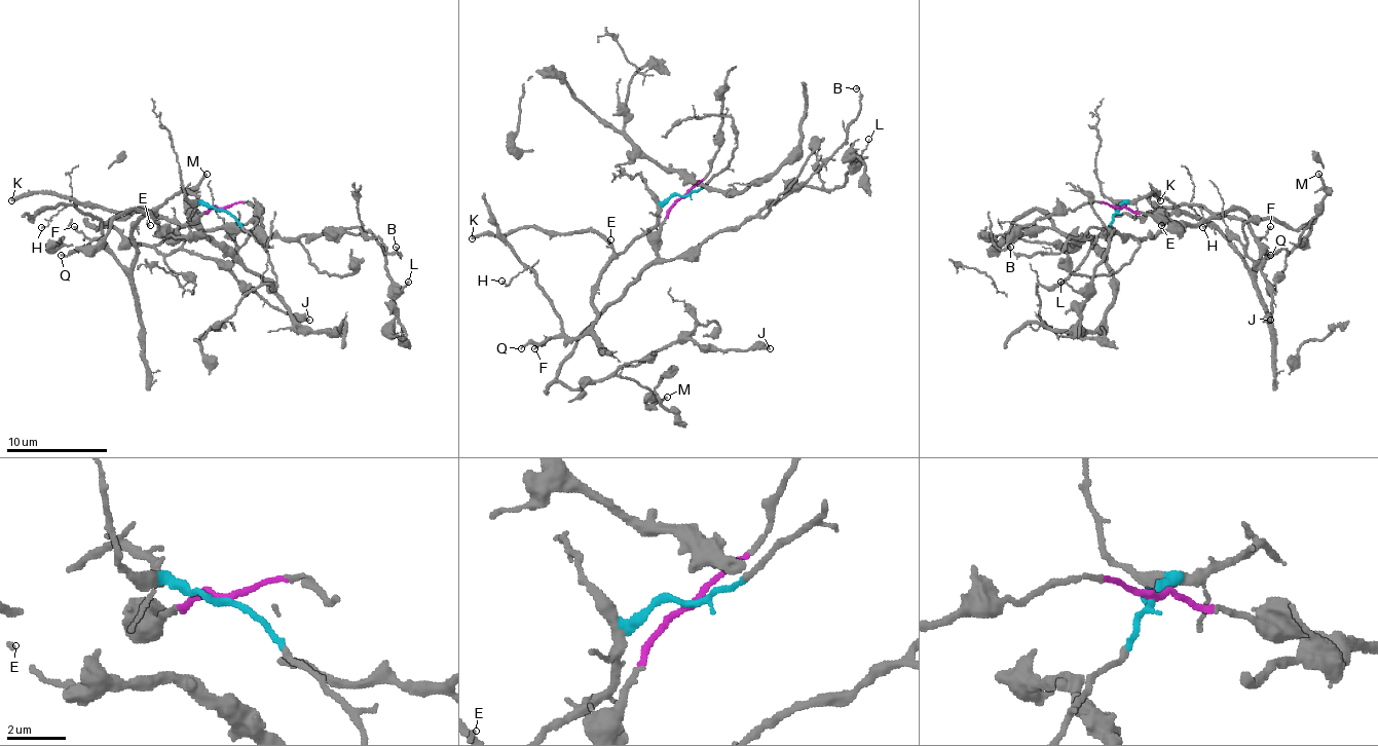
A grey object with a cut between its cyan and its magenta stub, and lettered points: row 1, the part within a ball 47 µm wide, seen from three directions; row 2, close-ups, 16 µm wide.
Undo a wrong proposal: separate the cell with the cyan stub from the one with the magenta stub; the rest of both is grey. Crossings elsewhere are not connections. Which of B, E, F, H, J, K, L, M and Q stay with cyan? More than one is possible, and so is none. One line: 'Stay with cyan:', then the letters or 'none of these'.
Stay with cyan: E, F, H, K, Q

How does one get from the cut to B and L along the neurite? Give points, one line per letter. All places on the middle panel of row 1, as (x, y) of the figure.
B: (682, 196), (657, 241), (662, 259), (682, 259), (806, 181), (848, 136), (848, 123), (860, 108), (856, 88)
L: (682, 196), (657, 241), (662, 259), (682, 259), (790, 191), (843, 184), (868, 139)

